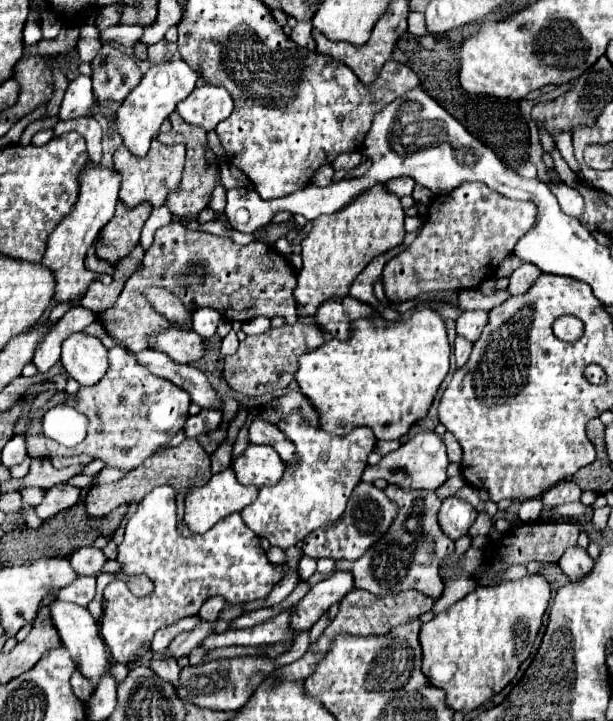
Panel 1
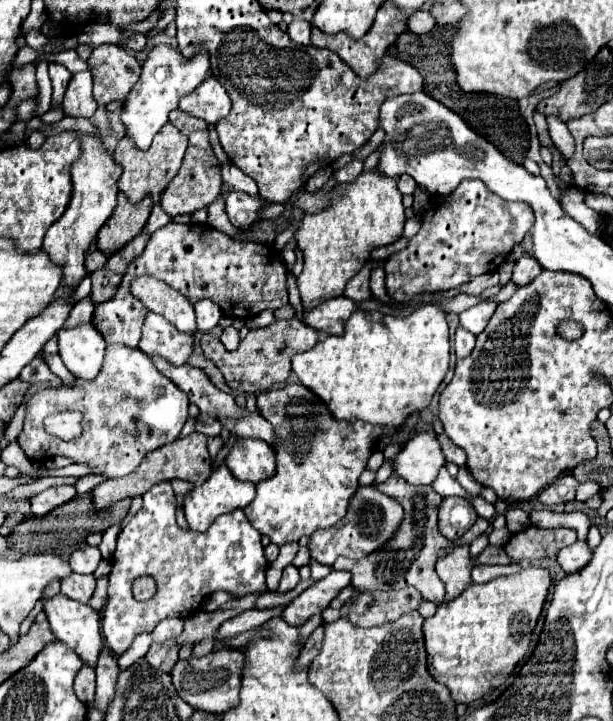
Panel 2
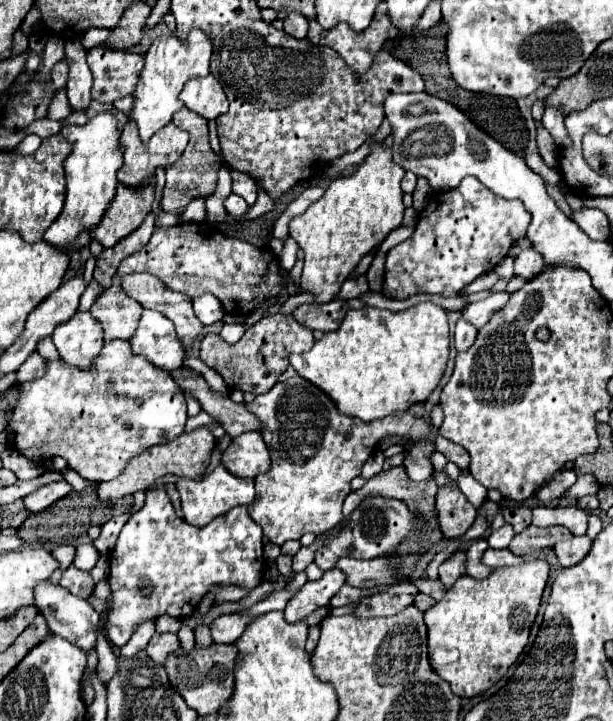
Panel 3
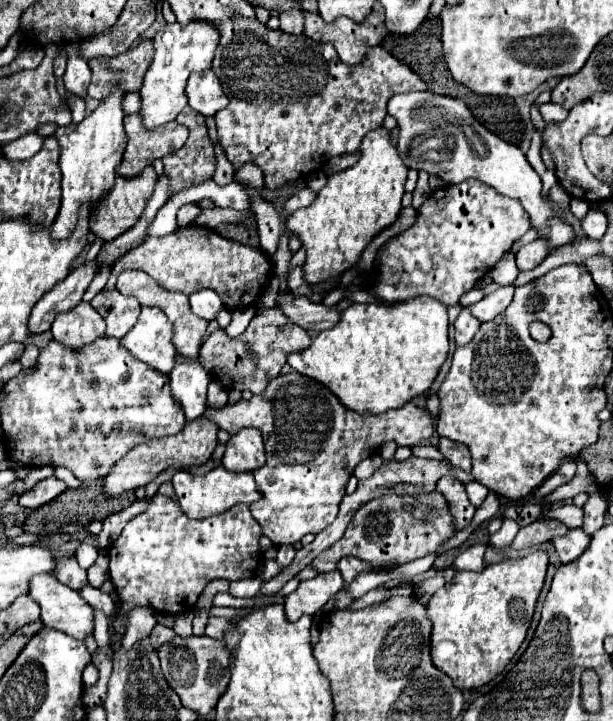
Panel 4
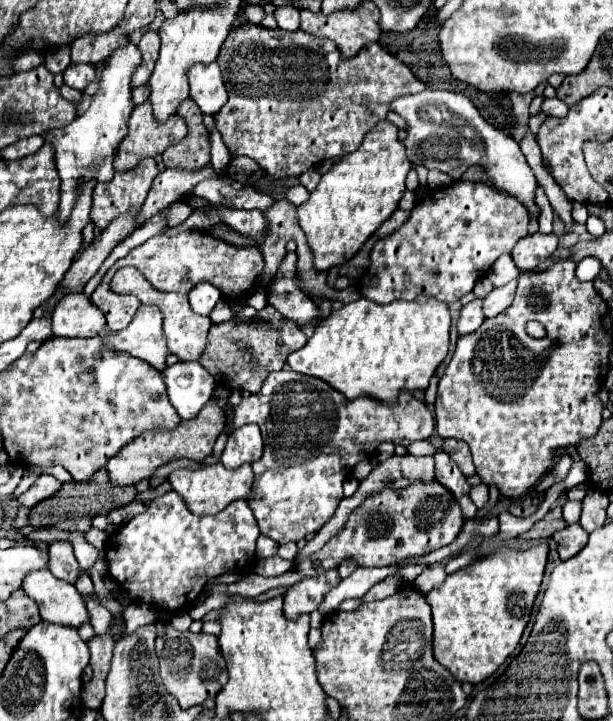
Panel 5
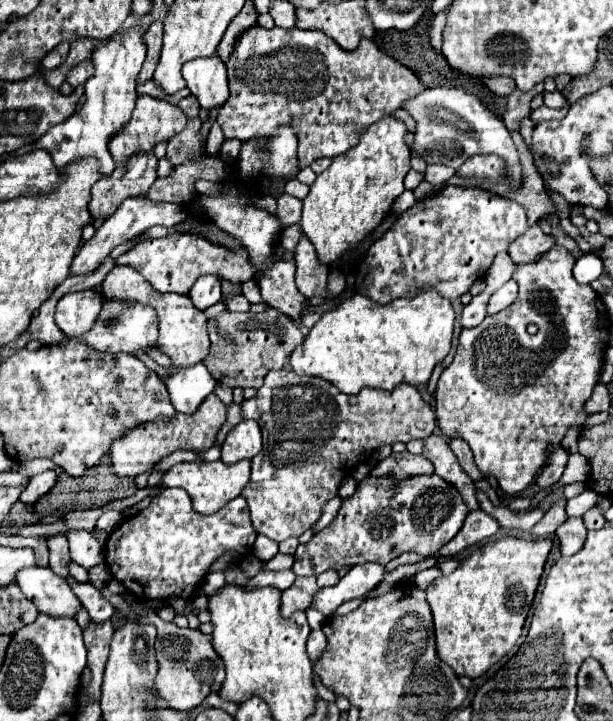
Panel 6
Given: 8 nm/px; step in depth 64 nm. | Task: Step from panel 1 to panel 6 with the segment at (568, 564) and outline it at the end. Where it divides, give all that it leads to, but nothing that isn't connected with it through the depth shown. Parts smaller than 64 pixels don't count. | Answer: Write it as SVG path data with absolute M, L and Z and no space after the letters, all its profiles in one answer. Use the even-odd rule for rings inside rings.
M582 518L580 520L566 520L564 524L560 524L556 530L556 536L560 538L562 554L564 556L576 554L586 540L586 532L588 530L586 530L586 524Z

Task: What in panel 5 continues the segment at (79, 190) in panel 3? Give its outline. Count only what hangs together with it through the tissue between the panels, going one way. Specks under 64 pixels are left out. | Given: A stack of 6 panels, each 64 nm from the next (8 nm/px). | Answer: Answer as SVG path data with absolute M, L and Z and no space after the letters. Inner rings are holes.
M128 42L122 48L116 48L104 62L98 78L98 90L92 94L90 108L84 114L78 114L68 126L56 128L52 132L46 132L44 142L50 144L56 152L56 168L62 180L62 196L60 196L60 222L66 222L72 210L72 204L76 200L76 192L84 180L98 180L108 182L114 176L114 152L120 144L120 140L126 136L128 118L134 110L132 100L132 84L130 78L134 70L140 66L142 54L138 44Z

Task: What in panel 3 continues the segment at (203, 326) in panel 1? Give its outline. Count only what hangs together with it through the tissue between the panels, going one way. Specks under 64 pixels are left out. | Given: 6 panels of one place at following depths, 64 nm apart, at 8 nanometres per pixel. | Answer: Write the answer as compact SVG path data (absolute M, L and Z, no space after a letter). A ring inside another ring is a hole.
M212 294L196 296L196 298L192 298L192 304L194 304L194 314L206 326L218 322L224 316L224 308L222 308L220 300L216 296L212 296Z

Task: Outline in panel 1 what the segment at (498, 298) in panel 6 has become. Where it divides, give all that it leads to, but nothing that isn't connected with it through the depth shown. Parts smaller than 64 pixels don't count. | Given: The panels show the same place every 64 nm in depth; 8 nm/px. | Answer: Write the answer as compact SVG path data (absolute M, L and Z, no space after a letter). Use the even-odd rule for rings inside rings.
M470 310L470 312L464 312L460 316L460 320L456 320L456 332L466 336L468 340L476 342L488 322L488 310Z

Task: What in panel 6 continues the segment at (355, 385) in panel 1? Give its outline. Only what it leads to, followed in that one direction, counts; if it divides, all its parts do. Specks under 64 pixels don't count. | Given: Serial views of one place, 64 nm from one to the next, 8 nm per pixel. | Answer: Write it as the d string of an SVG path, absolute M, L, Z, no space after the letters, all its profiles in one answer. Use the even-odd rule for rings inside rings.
M436 288L418 290L416 296L396 298L384 306L356 294L322 314L304 344L292 352L290 366L296 374L328 380L344 394L360 392L364 386L392 390L400 382L418 386L428 382L434 366L448 356L454 320L452 302Z

